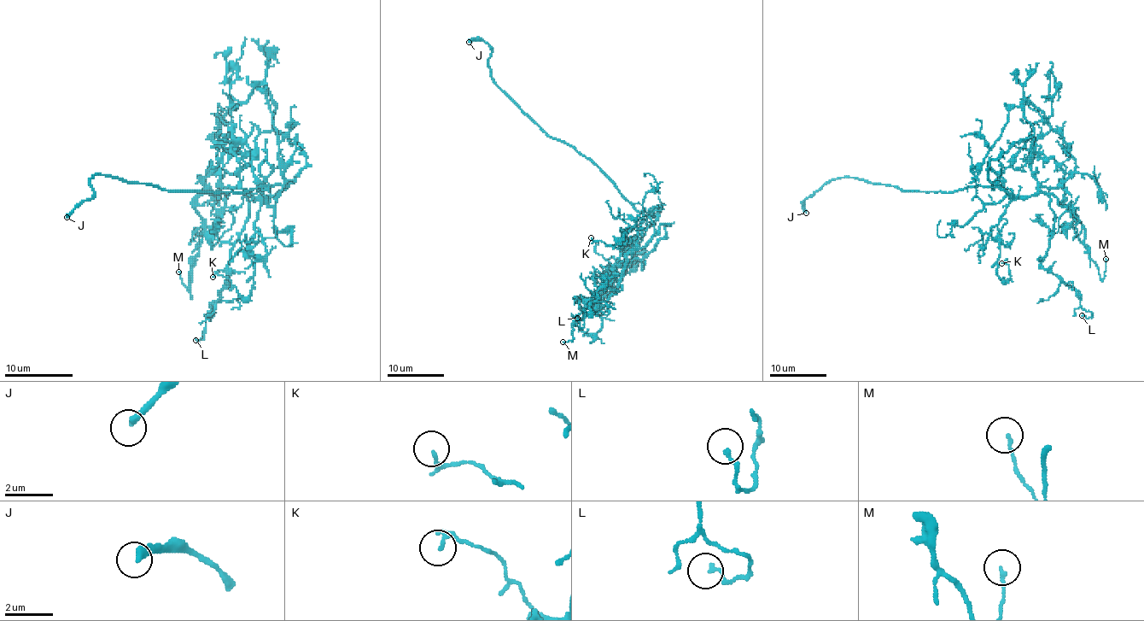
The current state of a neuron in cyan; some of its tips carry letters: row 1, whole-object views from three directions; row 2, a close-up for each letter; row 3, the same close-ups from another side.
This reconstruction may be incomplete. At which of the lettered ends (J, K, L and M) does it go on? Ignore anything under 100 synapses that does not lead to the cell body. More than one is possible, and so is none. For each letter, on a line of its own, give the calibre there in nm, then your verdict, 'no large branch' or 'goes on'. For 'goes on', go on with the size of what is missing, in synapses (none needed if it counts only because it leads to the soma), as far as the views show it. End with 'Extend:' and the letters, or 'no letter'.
J: 320 nm thick; goes on
K: 100 nm thick; no large branch
L: 140 nm thick; no large branch
M: 130 nm thick; no large branch
Extend: J

